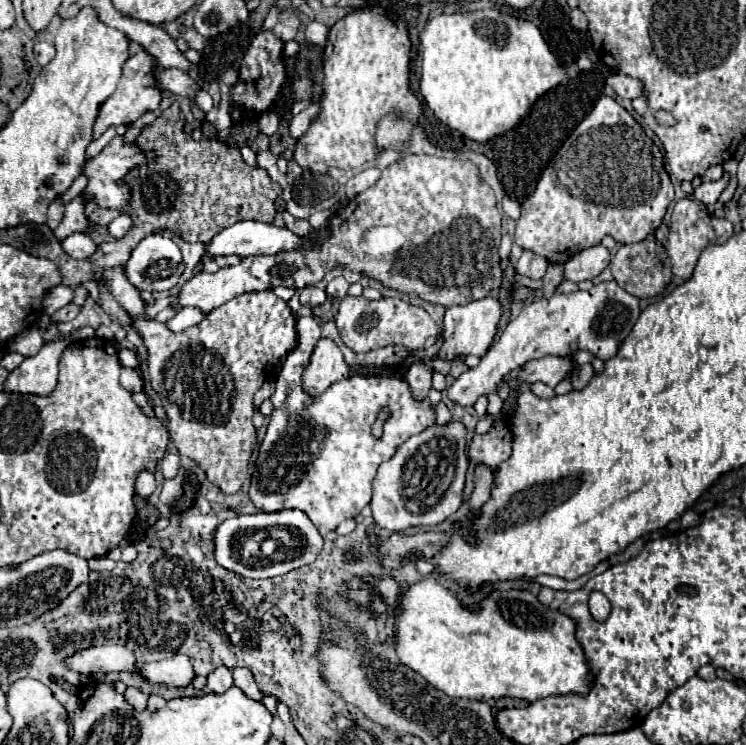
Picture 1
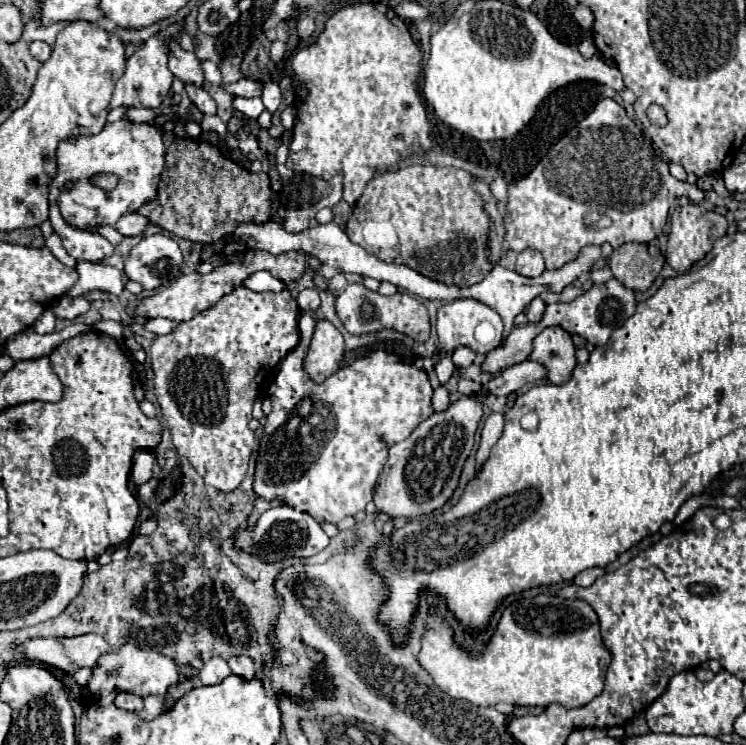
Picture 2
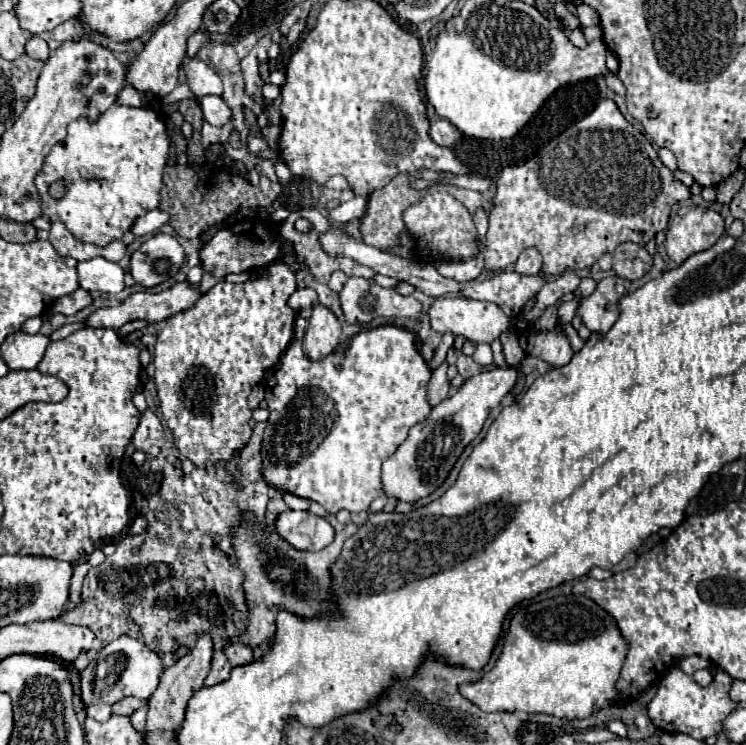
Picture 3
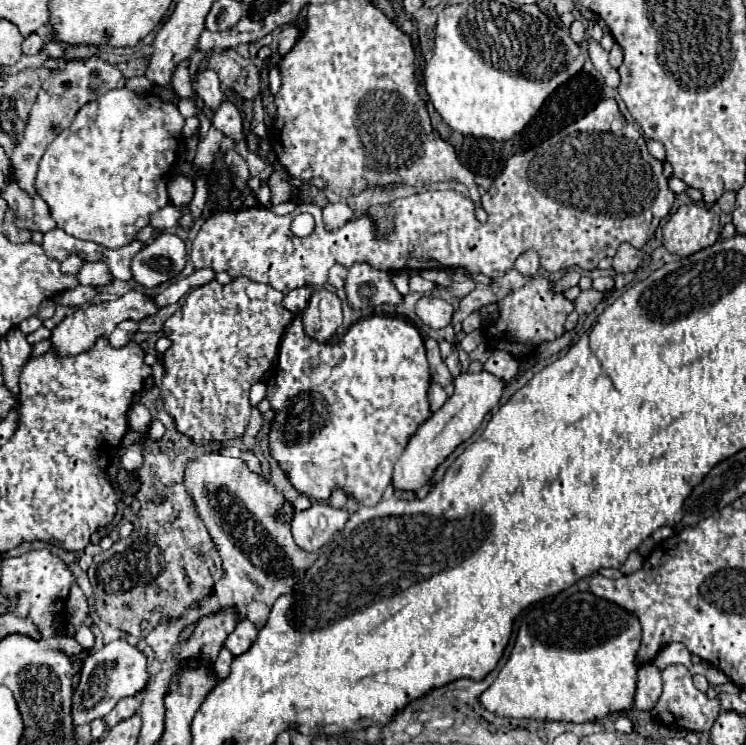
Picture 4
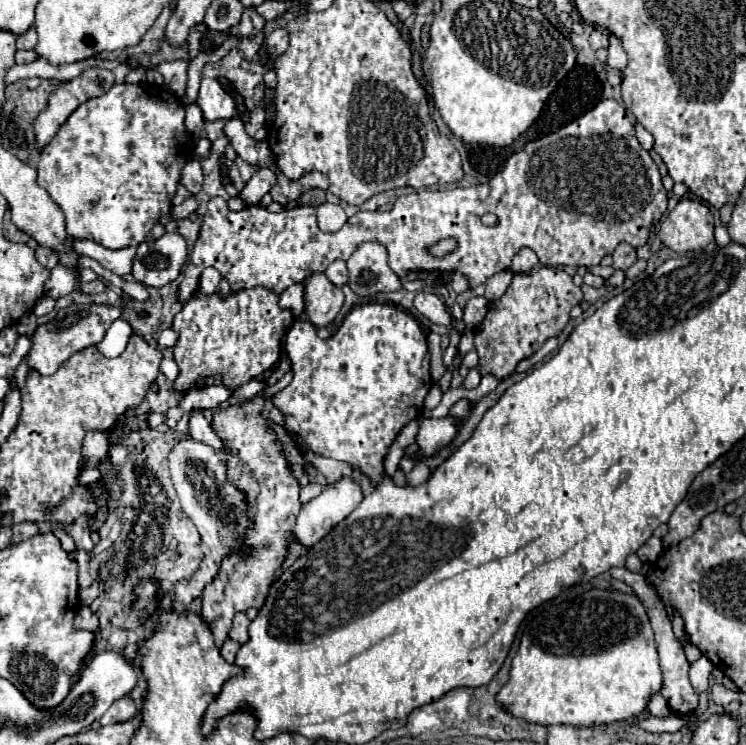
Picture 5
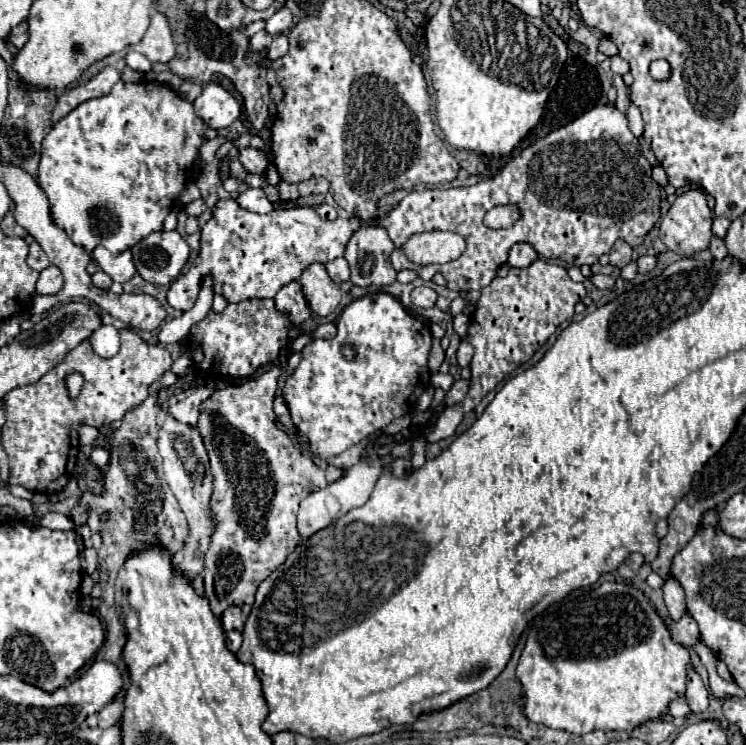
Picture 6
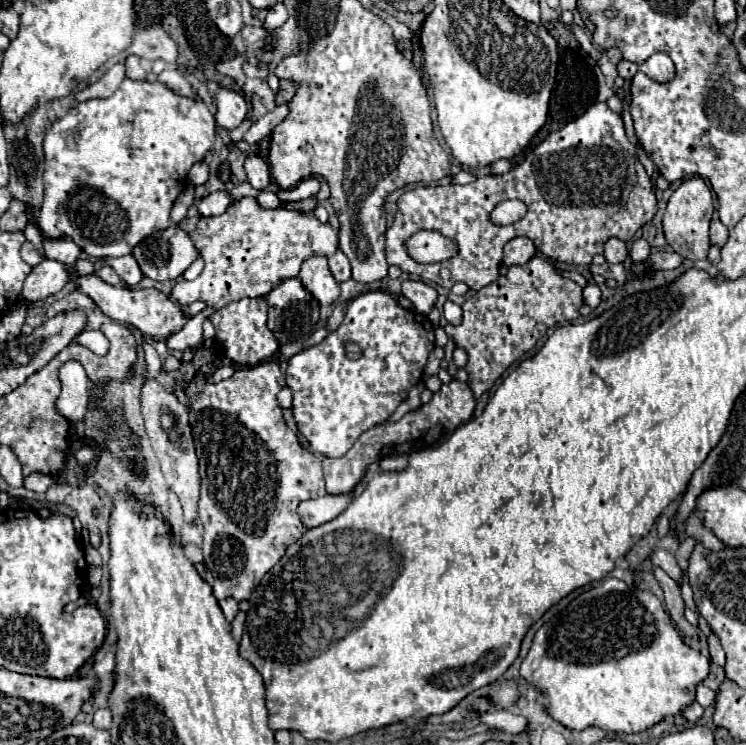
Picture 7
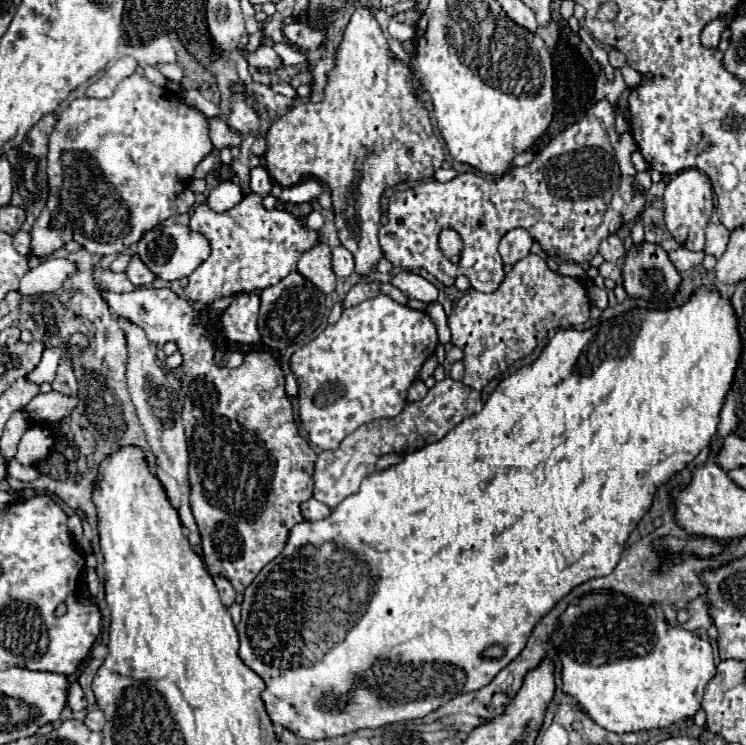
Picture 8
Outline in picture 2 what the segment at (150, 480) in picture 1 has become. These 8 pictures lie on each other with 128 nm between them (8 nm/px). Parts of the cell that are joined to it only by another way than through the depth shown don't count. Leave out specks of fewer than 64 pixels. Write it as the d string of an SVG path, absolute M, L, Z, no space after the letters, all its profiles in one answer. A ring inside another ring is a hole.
M138 450L134 454L134 464L132 464L132 482L136 486L146 484L152 478L152 466L154 466L154 456L148 450Z

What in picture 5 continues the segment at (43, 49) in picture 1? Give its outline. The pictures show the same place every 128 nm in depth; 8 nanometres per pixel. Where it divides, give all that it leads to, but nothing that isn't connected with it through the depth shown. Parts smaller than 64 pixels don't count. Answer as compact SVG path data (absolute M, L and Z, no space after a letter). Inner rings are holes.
M30 28L28 32L20 34L18 40L16 40L16 46L18 46L20 50L34 50L34 46L36 46L36 30Z

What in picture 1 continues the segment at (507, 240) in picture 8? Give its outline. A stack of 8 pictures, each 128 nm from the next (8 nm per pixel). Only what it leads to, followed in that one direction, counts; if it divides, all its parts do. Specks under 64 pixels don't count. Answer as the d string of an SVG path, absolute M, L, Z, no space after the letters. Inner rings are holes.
M528 250L516 262L516 272L520 276L528 276L532 280L542 280L546 274L546 268L548 268L548 260L544 260L544 256L538 256Z

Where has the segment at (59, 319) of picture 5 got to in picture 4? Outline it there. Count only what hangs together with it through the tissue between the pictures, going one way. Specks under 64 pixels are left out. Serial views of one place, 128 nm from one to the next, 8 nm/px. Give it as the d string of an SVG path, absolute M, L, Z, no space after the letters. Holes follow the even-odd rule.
M130 290L128 294L120 296L114 302L102 302L102 304L92 304L86 308L78 308L72 316L64 318L54 330L52 330L52 346L58 350L60 356L66 354L80 354L86 352L94 346L98 336L110 336L112 330L124 322L124 320L144 320L146 316L154 316L160 310L160 306L154 302L152 296L146 296L142 292L134 292Z

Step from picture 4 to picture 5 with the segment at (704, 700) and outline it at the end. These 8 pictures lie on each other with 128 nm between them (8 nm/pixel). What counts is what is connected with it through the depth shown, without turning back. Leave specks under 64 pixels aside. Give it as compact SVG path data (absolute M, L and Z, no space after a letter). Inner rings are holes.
M612 568L610 576L616 578L616 580L624 580L628 586L632 586L634 592L638 594L638 598L650 610L650 622L652 622L652 630L654 630L654 638L656 638L656 650L658 650L658 656L660 656L660 670L662 670L662 678L664 678L660 692L668 700L668 706L670 706L670 710L674 714L678 714L678 716L692 714L698 708L698 692L692 688L692 684L688 680L688 668L690 668L690 664L686 662L682 644L676 642L676 638L674 638L672 624L670 624L670 618L664 612L662 602L656 598L656 592L652 590L652 586L646 582L646 578L642 574L634 574L634 572L626 570L626 568Z

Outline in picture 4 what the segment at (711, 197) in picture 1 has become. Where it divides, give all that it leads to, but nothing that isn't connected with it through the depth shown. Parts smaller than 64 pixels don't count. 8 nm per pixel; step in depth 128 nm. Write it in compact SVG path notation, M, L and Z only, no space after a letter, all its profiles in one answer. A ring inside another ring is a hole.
M602 100L602 102L599 102L598 106L596 106L590 114L586 114L584 118L580 118L580 120L576 120L574 124L566 126L564 130L560 130L560 132L554 134L552 138L544 140L540 146L536 146L536 148L532 148L532 150L528 150L528 152L524 152L524 154L516 154L516 156L512 156L512 158L506 162L504 172L494 180L492 188L482 196L482 206L486 208L486 214L488 214L488 222L486 222L486 224L478 224L478 220L476 220L476 216L474 216L474 202L472 202L470 198L464 198L462 194L458 194L458 192L454 192L454 190L434 190L434 192L432 192L432 190L426 190L426 192L414 194L414 196L410 196L410 198L396 200L396 202L394 202L394 210L396 210L396 218L394 218L396 224L394 224L394 230L392 230L392 234L382 236L382 240L376 240L376 238L374 238L374 230L372 230L374 222L372 222L372 218L368 218L368 216L362 216L362 218L358 218L358 220L354 220L354 222L346 222L346 224L344 224L342 228L338 228L338 230L326 230L324 224L322 224L322 212L320 212L320 208L314 206L314 204L300 204L294 212L290 212L290 214L286 214L286 216L276 216L276 214L270 212L268 208L252 206L252 208L244 208L244 210L238 210L238 212L218 212L218 214L210 216L210 218L202 224L198 236L196 236L194 242L192 242L192 262L194 262L194 268L210 268L210 270L214 270L214 272L222 272L222 270L224 270L224 272L228 272L232 278L246 276L246 278L250 278L250 280L254 280L254 282L270 284L272 288L276 288L276 290L280 290L280 292L284 292L284 294L288 294L288 290L302 288L302 286L310 286L310 284L312 284L312 286L324 286L324 284L326 284L328 270L330 270L334 264L342 264L344 268L350 268L352 264L358 264L358 262L366 262L366 264L372 264L372 268L380 268L380 270L388 270L388 272L394 272L394 270L432 270L432 268L434 268L434 270L448 270L448 268L460 268L460 266L464 266L464 268L468 268L472 274L480 274L480 272L482 272L482 274L488 276L488 278L498 278L498 276L506 274L506 272L514 266L516 258L518 258L522 252L526 252L526 250L536 250L538 256L540 256L540 264L542 264L542 268L544 268L546 272L558 272L558 270L564 270L564 268L570 268L570 266L580 266L582 270L594 270L602 258L614 256L616 250L618 250L618 246L624 242L628 242L628 244L631 244L634 248L642 248L642 246L654 236L654 232L656 232L656 228L658 228L658 222L670 214L674 200L676 200L676 194L674 194L674 192L670 190L670 186L668 186L668 180L666 180L666 176L664 176L664 166L662 166L662 162L656 160L656 158L648 152L646 140L640 136L640 132L638 132L632 124L626 122L626 118L624 118L624 116L620 114L620 110L618 110L616 100ZM300 212L310 212L310 214L314 216L314 220L316 220L314 232L312 232L310 236L306 236L306 238L298 238L298 236L294 236L294 234L290 232L290 222L292 222L292 218L294 218L296 214L300 214Z

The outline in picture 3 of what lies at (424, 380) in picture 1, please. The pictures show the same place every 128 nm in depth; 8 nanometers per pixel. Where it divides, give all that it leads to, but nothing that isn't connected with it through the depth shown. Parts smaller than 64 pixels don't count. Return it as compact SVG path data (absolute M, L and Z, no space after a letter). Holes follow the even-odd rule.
M460 296L458 298L436 298L428 310L428 316L430 316L432 330L442 332L442 334L450 332L454 336L464 336L466 340L476 342L476 346L482 342L492 344L492 340L496 340L510 326L508 316L504 316L504 312L500 312L500 308L496 304L468 300L468 298L460 298Z

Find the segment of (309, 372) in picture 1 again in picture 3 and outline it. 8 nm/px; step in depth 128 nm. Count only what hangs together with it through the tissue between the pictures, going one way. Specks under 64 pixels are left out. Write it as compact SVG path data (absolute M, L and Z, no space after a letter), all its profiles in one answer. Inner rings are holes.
M316 304L314 306L314 312L310 316L310 326L304 334L304 354L310 358L310 360L322 360L326 358L328 354L332 354L336 350L336 346L340 344L340 322L336 320L336 316Z

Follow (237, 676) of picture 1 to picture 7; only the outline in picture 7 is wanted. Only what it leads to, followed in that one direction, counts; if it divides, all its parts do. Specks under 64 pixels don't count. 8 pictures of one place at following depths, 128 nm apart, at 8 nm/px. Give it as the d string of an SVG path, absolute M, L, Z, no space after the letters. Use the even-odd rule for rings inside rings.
M226 598L226 600L222 600L222 602L220 602L220 608L222 608L222 612L224 612L226 620L228 620L228 622L232 622L232 620L234 620L234 616L236 616L236 612L238 612L238 602L236 602L234 598Z

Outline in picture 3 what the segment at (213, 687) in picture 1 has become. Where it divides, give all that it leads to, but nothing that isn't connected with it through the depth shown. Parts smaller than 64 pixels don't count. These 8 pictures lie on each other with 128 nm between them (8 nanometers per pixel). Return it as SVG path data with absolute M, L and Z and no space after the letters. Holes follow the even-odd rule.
M214 652L214 656L212 656L212 668L210 668L204 684L206 686L214 686L214 684L224 682L230 676L230 670L232 670L232 666L228 664L224 652Z

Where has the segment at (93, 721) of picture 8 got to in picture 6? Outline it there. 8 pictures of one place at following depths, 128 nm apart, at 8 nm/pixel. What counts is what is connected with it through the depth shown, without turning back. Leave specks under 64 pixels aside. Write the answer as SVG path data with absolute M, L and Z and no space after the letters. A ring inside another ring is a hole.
M112 700L100 714L98 714L98 726L100 728L110 728L114 724L120 724L120 716L124 712L124 702L122 700Z

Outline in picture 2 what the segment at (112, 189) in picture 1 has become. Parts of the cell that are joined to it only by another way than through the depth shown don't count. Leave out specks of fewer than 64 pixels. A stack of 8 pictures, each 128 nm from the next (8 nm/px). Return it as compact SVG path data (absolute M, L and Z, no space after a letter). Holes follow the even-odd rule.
M126 118L106 124L96 136L78 136L58 146L58 176L50 186L50 202L60 204L64 220L86 230L96 224L114 226L116 220L128 212L136 212L146 200L156 196L160 174L164 170L164 144L160 130L150 124L132 124ZM96 174L116 174L118 186L114 190L102 190L92 184Z

